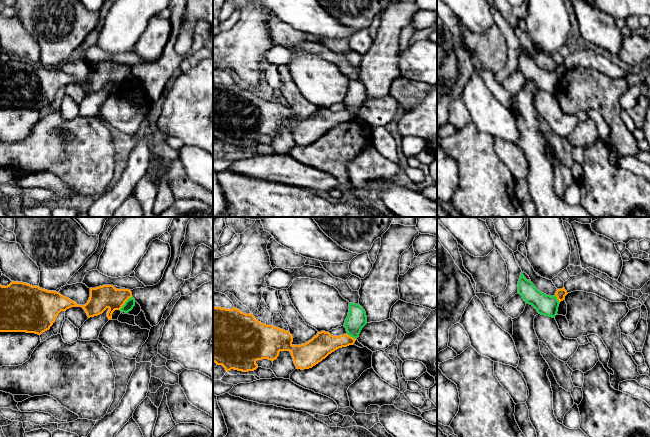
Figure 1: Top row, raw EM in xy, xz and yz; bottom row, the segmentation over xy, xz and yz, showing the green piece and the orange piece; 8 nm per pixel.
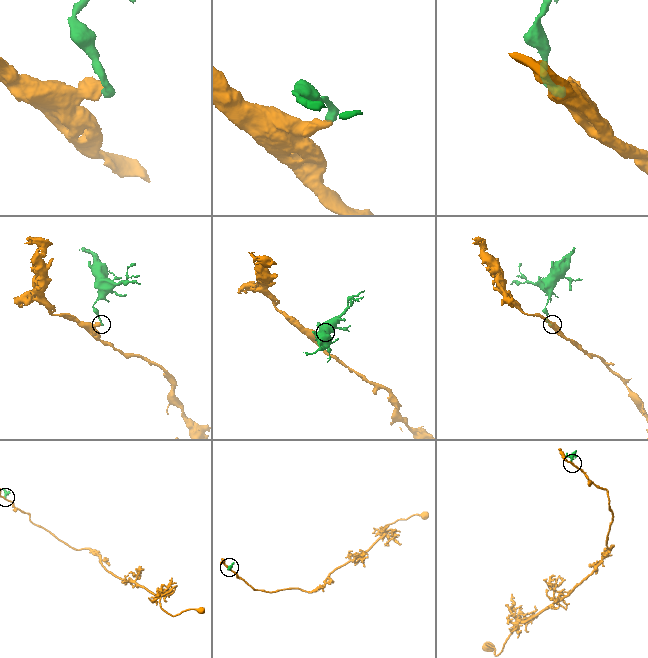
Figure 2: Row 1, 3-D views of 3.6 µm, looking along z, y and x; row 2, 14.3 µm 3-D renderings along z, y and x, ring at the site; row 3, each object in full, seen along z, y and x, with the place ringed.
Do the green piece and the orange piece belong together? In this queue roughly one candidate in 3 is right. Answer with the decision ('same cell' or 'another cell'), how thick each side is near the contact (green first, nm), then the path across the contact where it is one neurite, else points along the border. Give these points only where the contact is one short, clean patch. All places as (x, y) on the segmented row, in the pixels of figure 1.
another cell; calibres 80 and 190 nm; border xy (132, 296), (119, 309)

